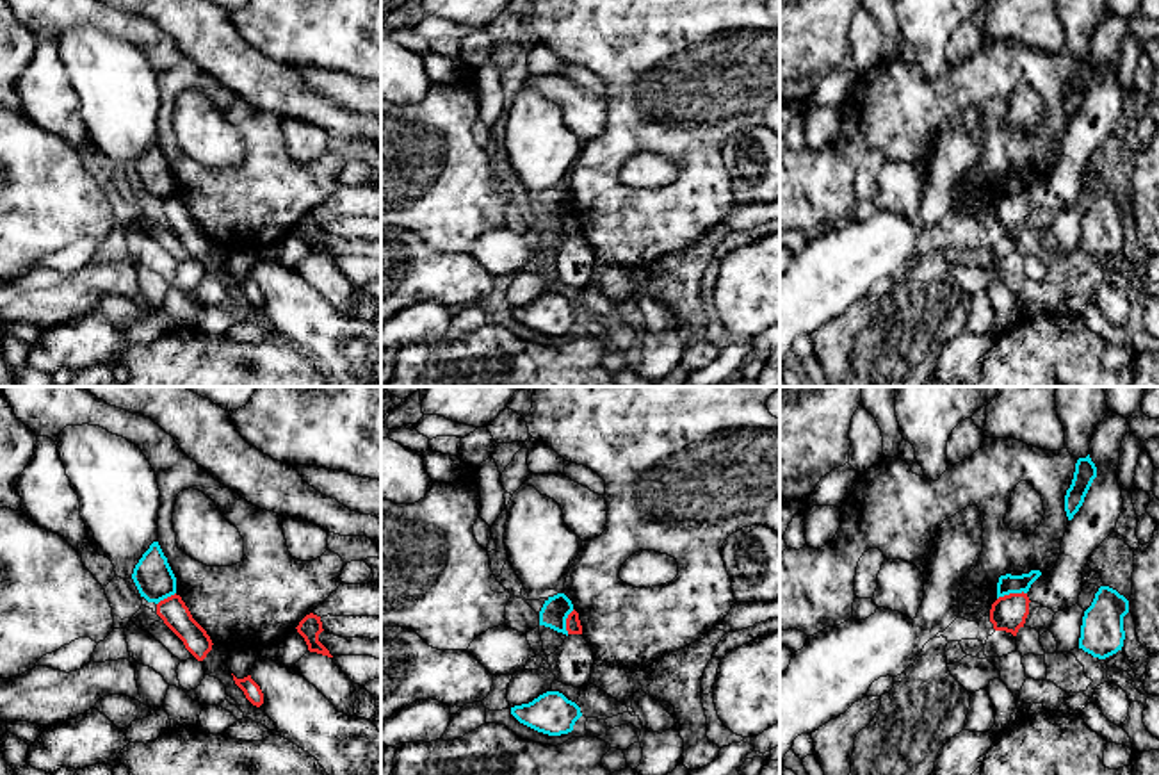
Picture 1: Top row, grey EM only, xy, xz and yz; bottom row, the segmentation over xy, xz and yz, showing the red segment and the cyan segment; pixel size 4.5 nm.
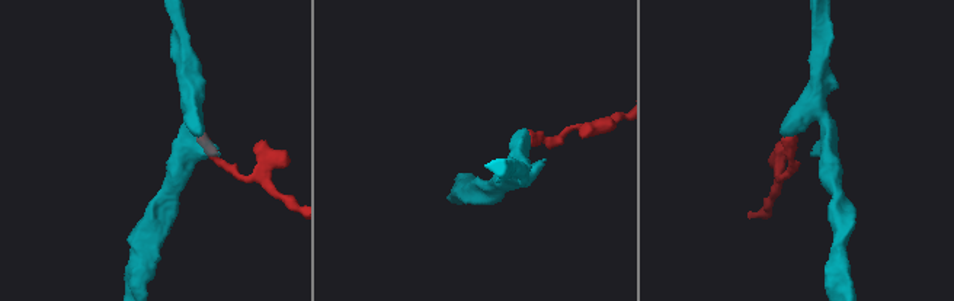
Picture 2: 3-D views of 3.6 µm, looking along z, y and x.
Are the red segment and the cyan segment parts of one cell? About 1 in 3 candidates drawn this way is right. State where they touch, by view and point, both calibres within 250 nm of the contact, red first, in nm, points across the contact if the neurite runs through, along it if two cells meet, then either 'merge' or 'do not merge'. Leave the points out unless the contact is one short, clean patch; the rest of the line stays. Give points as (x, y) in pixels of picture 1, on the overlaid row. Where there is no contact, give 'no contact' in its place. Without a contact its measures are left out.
meets red in yz at (1012, 594); 160 nm thick on the red side, 90 nm on the other; border along yz (1026, 592), (1010, 592), (997, 599); do not merge

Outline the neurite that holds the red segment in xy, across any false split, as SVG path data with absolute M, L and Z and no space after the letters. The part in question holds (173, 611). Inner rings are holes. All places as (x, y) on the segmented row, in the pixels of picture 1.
M171 595L157 604L157 615L183 641L185 649L203 661L212 650L212 640L207 631L192 618L180 595Z

